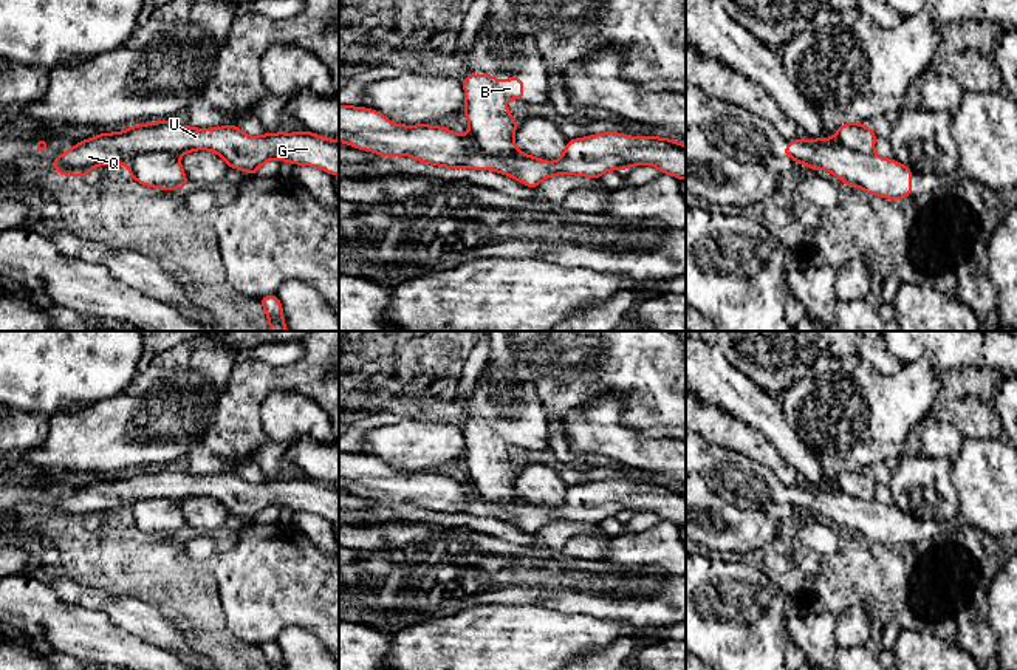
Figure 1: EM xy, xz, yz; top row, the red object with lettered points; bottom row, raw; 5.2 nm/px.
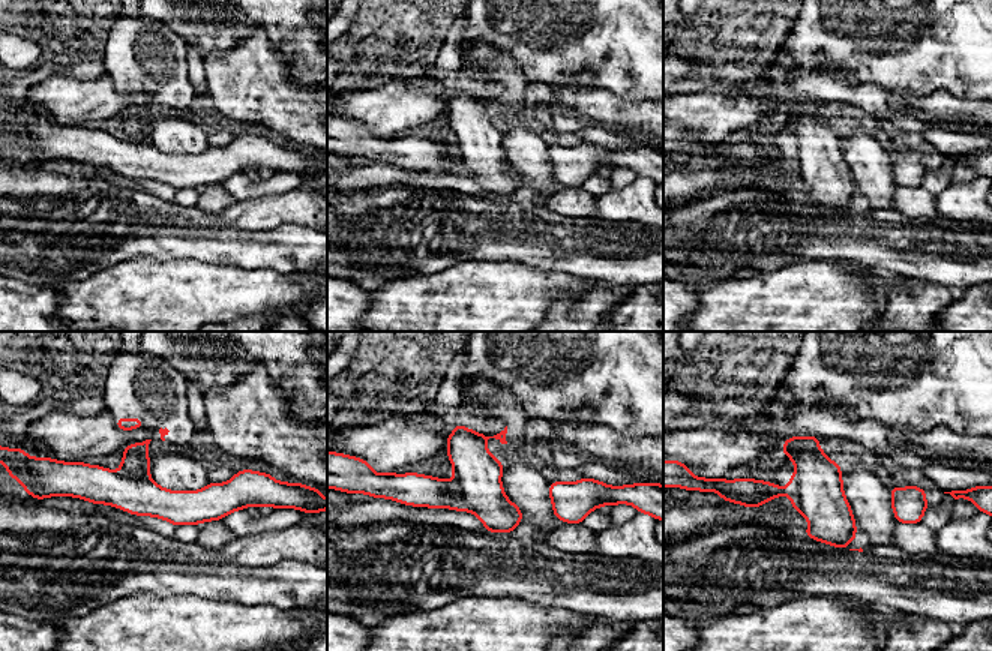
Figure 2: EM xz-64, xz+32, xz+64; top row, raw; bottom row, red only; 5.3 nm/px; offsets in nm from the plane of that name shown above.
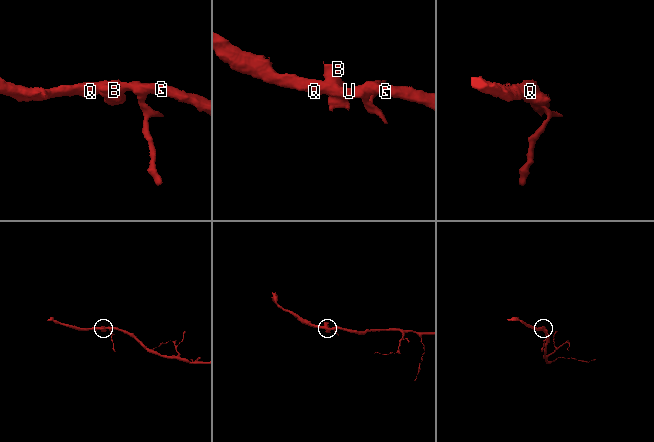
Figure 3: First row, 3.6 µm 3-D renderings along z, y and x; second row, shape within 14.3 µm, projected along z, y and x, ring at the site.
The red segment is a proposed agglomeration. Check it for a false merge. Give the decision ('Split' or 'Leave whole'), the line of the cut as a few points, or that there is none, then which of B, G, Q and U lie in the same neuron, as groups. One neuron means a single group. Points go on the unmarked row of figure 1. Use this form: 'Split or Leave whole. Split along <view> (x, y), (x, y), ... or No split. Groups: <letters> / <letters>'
Split. Split along xy (178, 502), (141, 499), (127, 512). Groups: B / G Q U

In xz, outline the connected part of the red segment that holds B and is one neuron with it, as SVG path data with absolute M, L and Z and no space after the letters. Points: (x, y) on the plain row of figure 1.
M467 421L463 435L471 486L491 503L515 501L517 466L508 458L506 447L523 447L523 426L498 429L494 421Z

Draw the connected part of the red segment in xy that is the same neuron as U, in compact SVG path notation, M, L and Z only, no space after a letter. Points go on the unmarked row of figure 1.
M169 467L138 470L124 478L101 480L77 489L51 508L57 520L63 523L87 523L96 512L124 511L128 512L138 501L164 498L170 501L186 501L195 497L211 497L220 501L228 514L255 521L257 517L271 506L286 508L293 512L305 511L317 514L327 520L339 521L339 487L317 483L311 478L296 480L265 480L248 483L234 470L215 475L195 475L190 472L175 472Z

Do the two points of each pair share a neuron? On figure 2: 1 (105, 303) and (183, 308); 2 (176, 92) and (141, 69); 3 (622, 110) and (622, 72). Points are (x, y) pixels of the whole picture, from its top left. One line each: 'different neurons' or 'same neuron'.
1: same neuron
2: same neuron
3: different neurons

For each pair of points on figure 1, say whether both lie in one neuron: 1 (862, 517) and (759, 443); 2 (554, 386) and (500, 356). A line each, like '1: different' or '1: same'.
1: different
2: same

